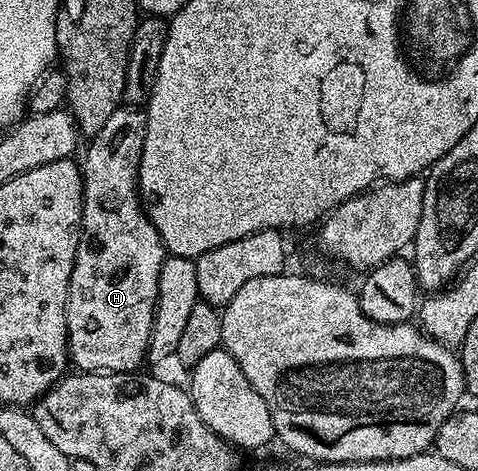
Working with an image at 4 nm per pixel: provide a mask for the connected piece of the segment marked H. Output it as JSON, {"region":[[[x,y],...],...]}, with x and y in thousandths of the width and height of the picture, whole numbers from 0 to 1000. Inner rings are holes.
{"region":[[[251,227],[234,236],[218,270],[186,293],[180,350],[176,342],[169,352],[176,386],[172,497],[138,637],[138,739],[153,781],[176,792],[268,792],[287,786],[295,777],[289,773],[310,758],[335,567],[351,539],[289,414],[289,365],[303,293],[303,238],[289,227]]]}

